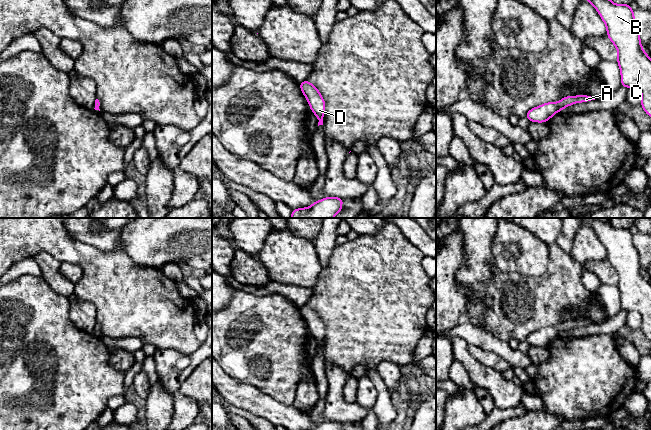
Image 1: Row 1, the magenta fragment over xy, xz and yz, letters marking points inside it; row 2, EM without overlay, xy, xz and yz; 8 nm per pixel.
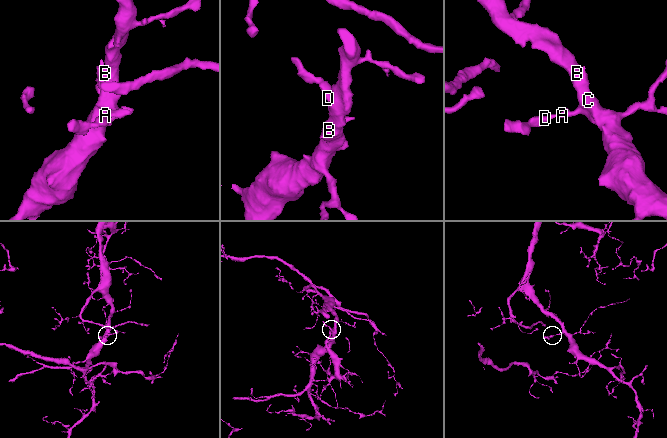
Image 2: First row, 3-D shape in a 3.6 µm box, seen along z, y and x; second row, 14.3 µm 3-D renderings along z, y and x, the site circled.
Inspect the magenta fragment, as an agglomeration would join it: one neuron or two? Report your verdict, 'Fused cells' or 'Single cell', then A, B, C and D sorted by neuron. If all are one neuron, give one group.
Single cell. Groups: A B C D

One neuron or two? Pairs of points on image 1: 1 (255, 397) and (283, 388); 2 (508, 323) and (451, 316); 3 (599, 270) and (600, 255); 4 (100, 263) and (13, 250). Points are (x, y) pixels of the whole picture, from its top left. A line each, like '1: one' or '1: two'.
1: two
2: two
3: two
4: one

